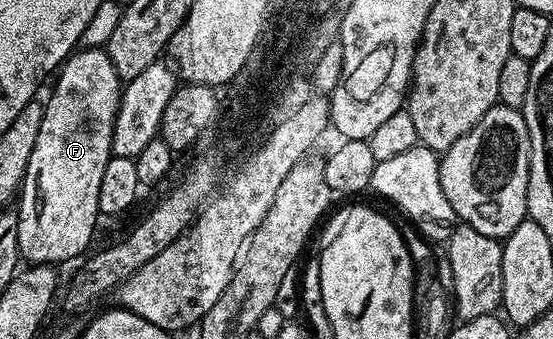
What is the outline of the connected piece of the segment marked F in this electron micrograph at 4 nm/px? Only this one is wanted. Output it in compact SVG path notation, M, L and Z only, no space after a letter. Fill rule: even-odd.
M97 47L75 50L62 64L57 75L58 80L52 83L52 97L42 108L36 149L32 149L32 157L28 157L28 169L22 178L22 190L16 200L18 254L30 265L59 265L65 259L77 260L87 254L86 246L94 235L94 226L100 220L100 177L104 175L104 165L108 165L112 158L112 133L124 86L108 53Z

